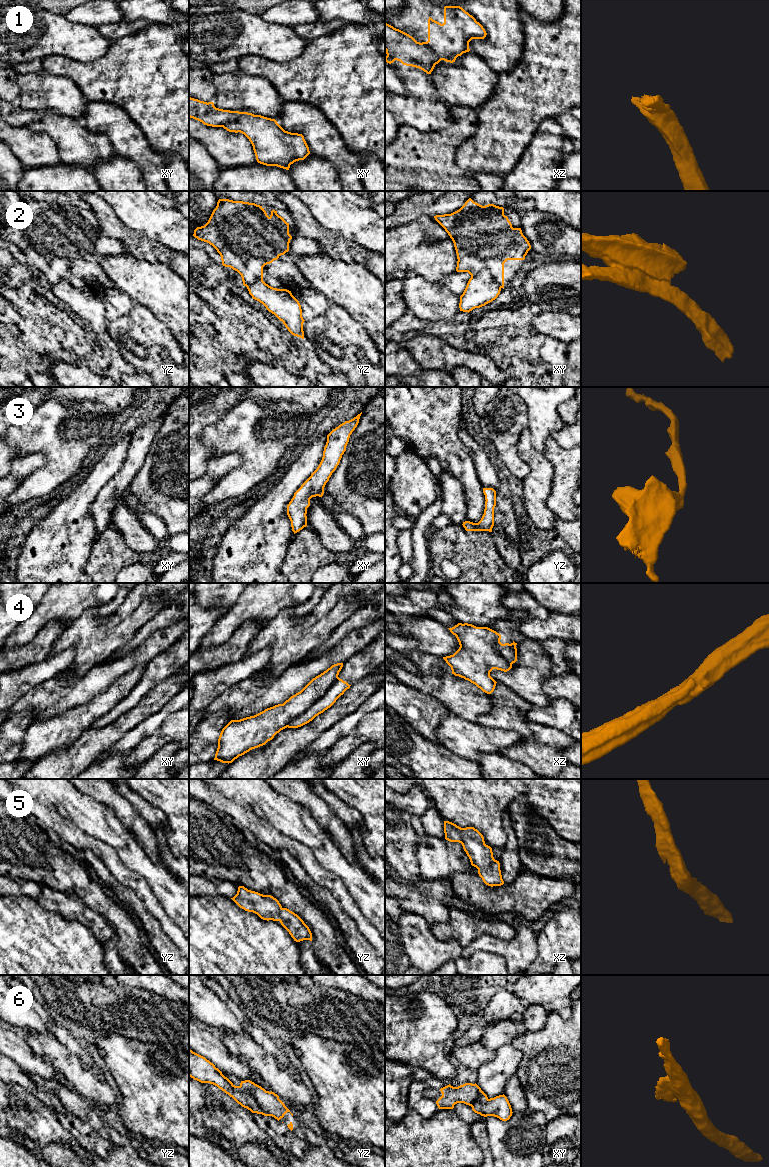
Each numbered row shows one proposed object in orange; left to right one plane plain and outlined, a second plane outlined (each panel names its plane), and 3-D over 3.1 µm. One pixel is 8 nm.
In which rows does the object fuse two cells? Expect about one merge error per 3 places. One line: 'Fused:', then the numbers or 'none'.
Fused: 1, 2, 4, 6

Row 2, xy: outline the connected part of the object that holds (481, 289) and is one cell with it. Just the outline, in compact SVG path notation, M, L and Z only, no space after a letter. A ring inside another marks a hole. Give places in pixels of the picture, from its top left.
M485 269L471 276L467 286L460 296L460 311L470 312L495 300L500 294L501 287L493 280L489 270Z

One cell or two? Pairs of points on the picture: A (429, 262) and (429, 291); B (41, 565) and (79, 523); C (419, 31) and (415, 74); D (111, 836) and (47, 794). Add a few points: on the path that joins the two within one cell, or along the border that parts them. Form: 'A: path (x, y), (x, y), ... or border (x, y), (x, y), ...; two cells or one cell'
A: border (407, 272), (416, 272), (425, 279), (438, 283); two cells
B: path (51, 555), (69, 533); one cell
C: border (398, 28), (421, 43); two cells
D: path (95, 820), (63, 796); one cell

